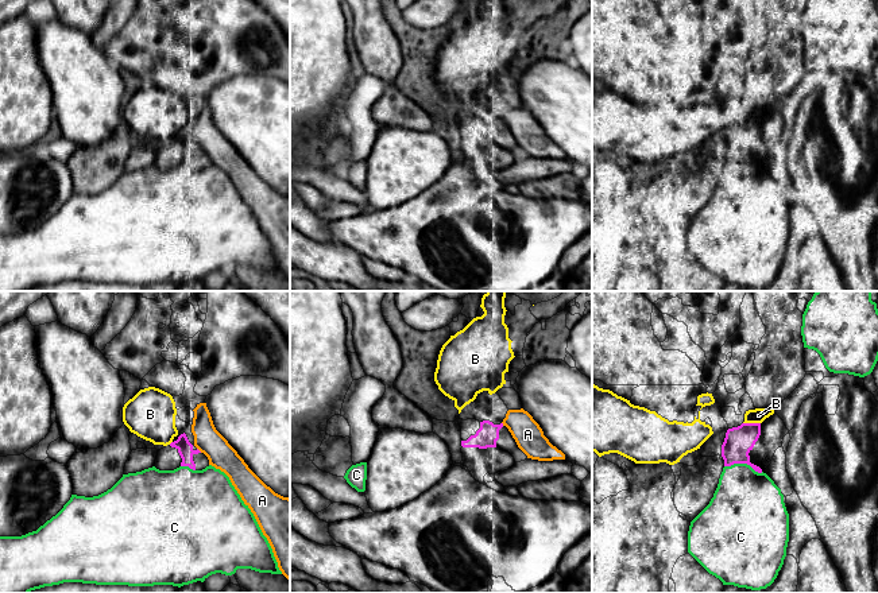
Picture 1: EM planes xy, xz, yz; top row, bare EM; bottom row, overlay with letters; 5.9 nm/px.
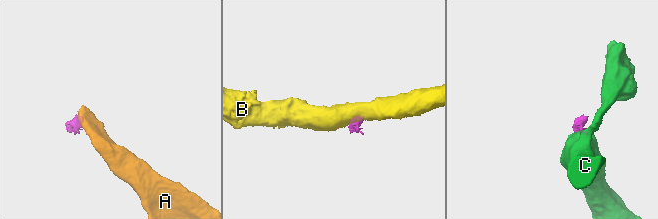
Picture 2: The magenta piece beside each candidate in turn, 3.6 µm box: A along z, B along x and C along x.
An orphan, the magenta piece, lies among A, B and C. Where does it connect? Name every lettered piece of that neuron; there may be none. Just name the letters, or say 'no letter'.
no letter

